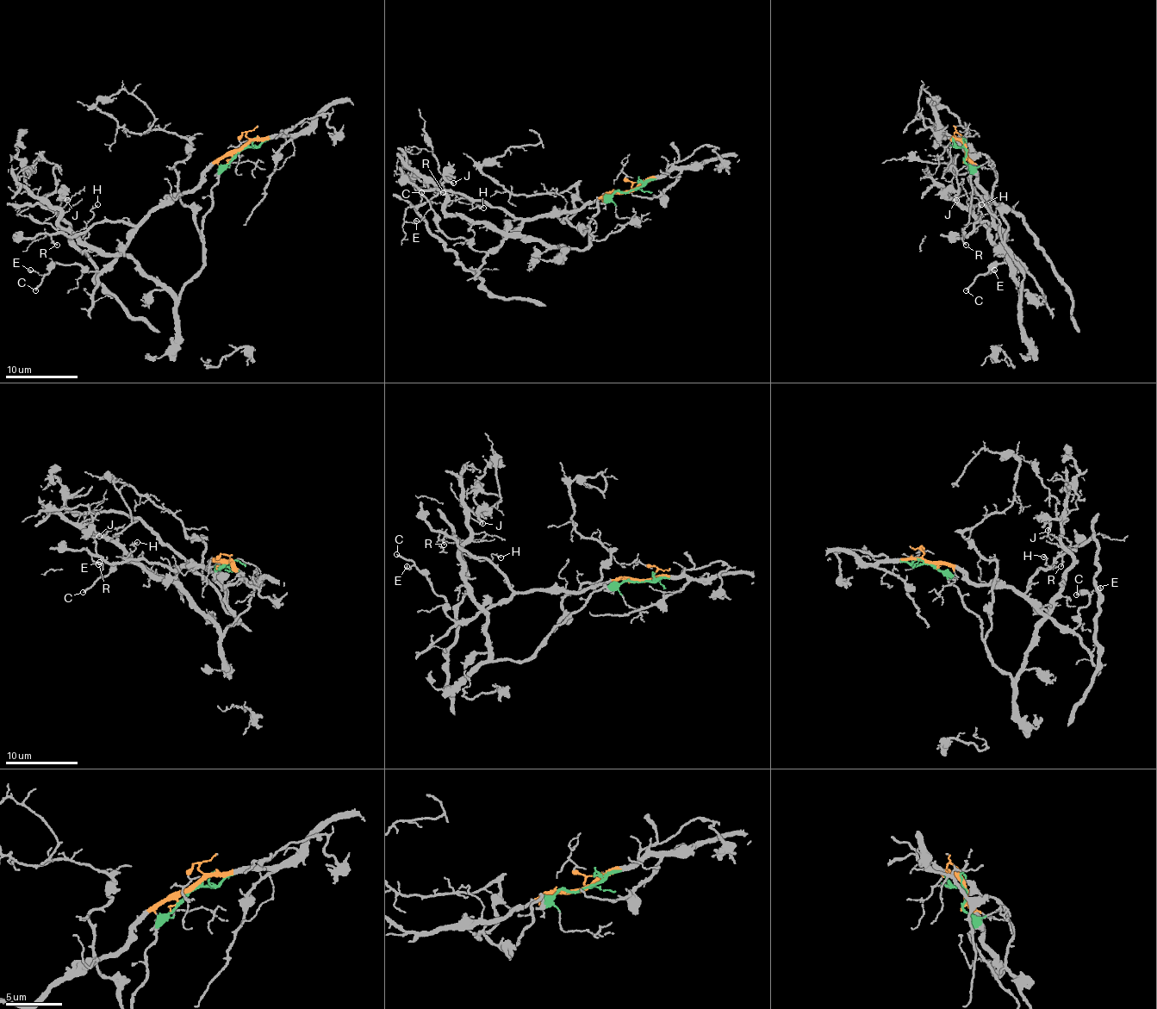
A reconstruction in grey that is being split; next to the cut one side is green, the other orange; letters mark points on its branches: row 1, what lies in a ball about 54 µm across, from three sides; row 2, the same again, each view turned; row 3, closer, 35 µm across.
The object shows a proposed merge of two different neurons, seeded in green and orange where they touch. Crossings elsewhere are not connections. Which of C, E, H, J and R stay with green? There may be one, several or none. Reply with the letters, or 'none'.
J

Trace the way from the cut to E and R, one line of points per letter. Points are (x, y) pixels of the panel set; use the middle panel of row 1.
E: (628, 190), (610, 190), (577, 210), (538, 214), (486, 251), (450, 238), (432, 210), (415, 220)
R: (628, 190), (610, 190), (577, 210), (555, 210), (524, 218), (512, 218), (504, 210), (437, 189), (443, 192)

